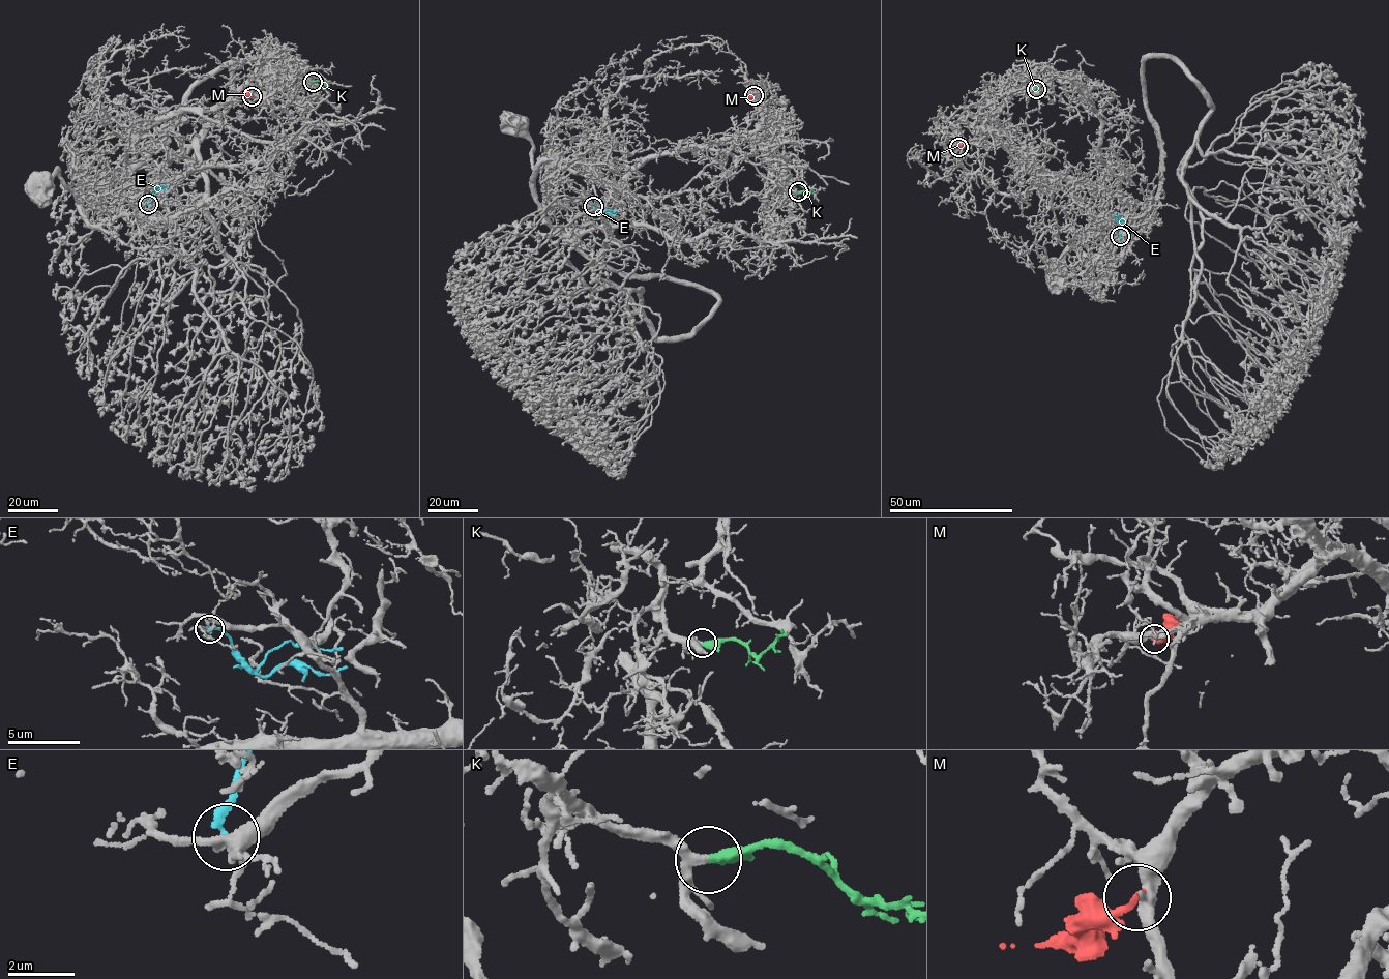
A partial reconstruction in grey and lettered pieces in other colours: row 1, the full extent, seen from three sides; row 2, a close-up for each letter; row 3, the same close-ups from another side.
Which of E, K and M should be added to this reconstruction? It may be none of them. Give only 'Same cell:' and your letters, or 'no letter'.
Same cell: K

